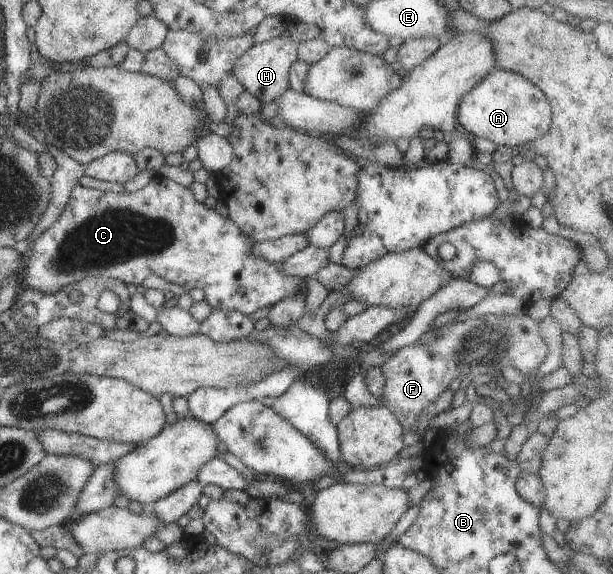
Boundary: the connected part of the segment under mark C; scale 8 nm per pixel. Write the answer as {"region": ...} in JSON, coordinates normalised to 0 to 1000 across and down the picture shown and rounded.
{"region":[[[253,301],[246,315],[233,326],[220,333],[220,336],[210,336],[210,333],[199,334],[170,334],[153,328],[142,328],[132,322],[119,326],[116,333],[116,343],[109,350],[109,361],[103,364],[103,371],[96,375],[93,385],[82,392],[46,432],[44,443],[41,444],[39,469],[33,479],[33,490],[38,500],[47,500],[54,505],[67,507],[67,510],[90,510],[96,503],[104,503],[106,500],[121,500],[132,486],[145,483],[163,483],[163,484],[184,484],[191,490],[199,490],[207,497],[217,495],[220,498],[230,497],[233,488],[246,476],[256,477],[263,486],[276,490],[276,493],[285,493],[285,497],[295,497],[305,509],[312,503],[325,502],[331,503],[334,510],[333,523],[344,531],[347,540],[370,540],[370,542],[388,542],[396,549],[408,551],[411,545],[419,542],[419,538],[427,538],[429,535],[445,535],[452,531],[462,517],[485,516],[489,512],[501,514],[501,486],[498,483],[481,483],[481,479],[465,479],[462,469],[458,469],[457,458],[439,458],[432,455],[429,448],[416,448],[409,444],[413,430],[413,420],[403,406],[396,406],[393,399],[382,390],[377,380],[369,380],[361,376],[349,364],[339,362],[318,347],[315,334],[308,326],[299,324],[276,310],[266,307],[266,303]]]}

